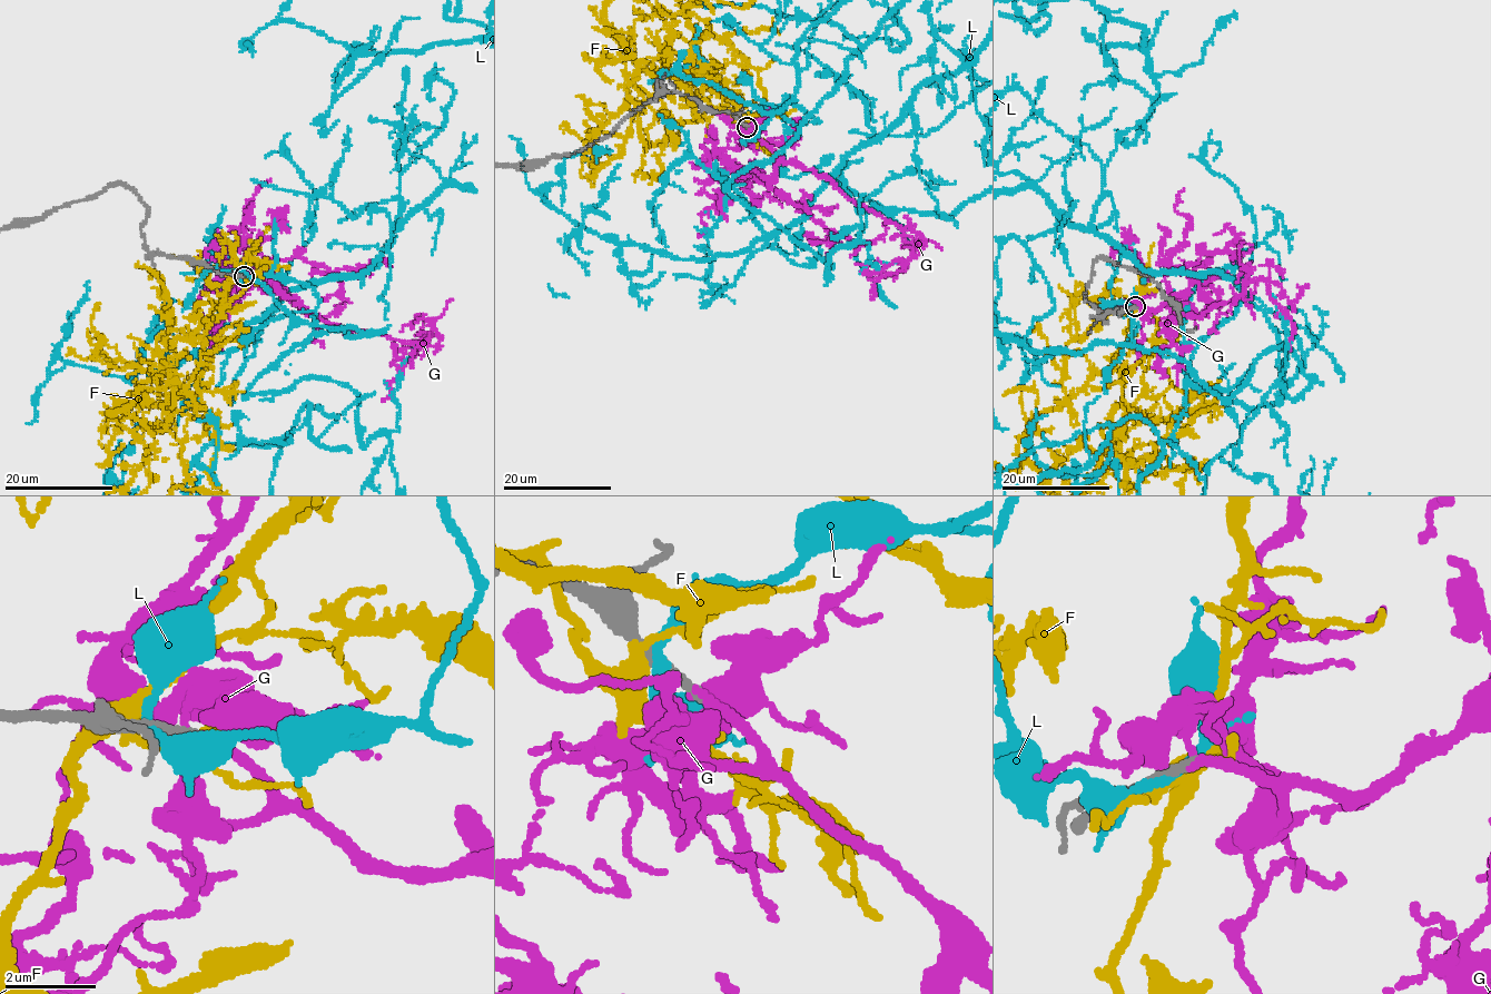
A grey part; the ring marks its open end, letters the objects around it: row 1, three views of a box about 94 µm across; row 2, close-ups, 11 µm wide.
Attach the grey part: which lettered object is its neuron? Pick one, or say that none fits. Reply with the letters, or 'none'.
G

